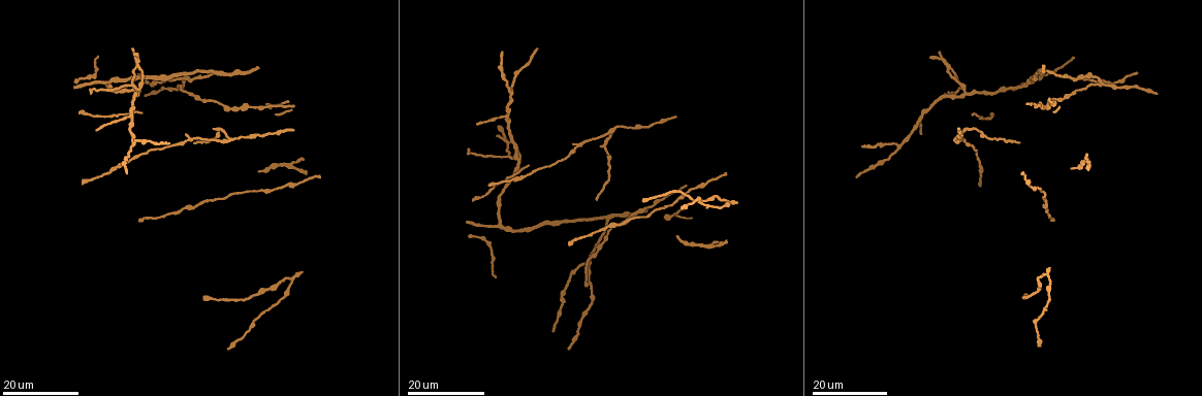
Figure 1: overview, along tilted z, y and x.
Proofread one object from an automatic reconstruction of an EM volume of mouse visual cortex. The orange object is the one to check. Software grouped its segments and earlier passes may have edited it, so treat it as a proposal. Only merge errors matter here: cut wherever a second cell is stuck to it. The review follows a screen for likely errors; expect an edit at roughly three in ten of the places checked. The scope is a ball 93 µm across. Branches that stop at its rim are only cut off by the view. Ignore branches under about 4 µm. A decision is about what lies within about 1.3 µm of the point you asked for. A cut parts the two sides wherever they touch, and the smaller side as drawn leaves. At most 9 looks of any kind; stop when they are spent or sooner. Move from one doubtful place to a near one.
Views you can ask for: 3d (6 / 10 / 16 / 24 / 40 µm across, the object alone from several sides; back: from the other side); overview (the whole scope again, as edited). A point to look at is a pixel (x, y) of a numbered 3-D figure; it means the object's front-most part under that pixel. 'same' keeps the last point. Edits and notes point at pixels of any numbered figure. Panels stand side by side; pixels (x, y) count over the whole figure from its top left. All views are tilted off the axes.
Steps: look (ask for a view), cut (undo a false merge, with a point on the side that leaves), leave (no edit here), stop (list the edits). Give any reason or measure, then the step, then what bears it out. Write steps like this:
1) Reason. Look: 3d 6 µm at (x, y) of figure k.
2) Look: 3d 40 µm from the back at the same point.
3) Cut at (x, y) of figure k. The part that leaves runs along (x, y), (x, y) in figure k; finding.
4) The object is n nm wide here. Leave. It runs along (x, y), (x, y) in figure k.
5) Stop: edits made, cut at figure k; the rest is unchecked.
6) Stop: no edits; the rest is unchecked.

Thin arm on a thick one. Look: 3d 16 µm at (963, 92) of figure 1.

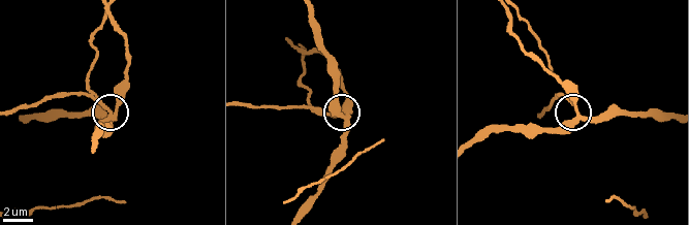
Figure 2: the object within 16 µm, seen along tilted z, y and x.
Zoom in. Look: 3d 10 µm at (110, 117) of figure 2.

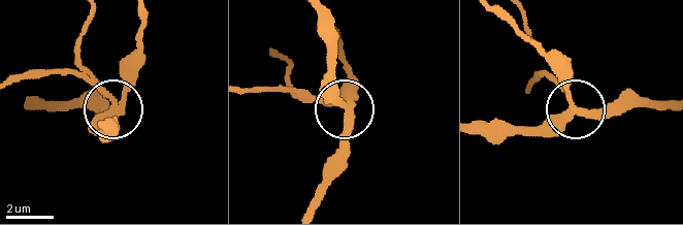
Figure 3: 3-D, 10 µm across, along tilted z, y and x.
From behind. Look: 3d 10 µm from the back at (112, 109) of figure 3.

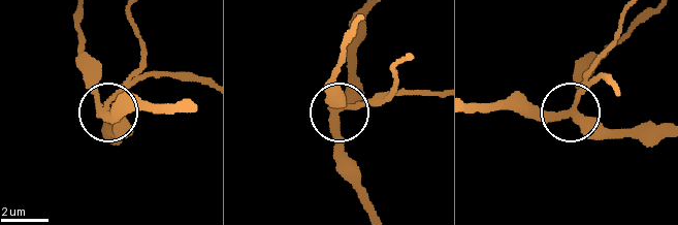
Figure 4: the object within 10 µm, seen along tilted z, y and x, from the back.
The side arm is 16 µm long; 4 arms meet here. Cut at (85, 82) of figure 4. A second cell is stuck on.

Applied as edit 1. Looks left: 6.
Sudden change in width. Look: 3d 16 µm at (279, 164) of figure 1.

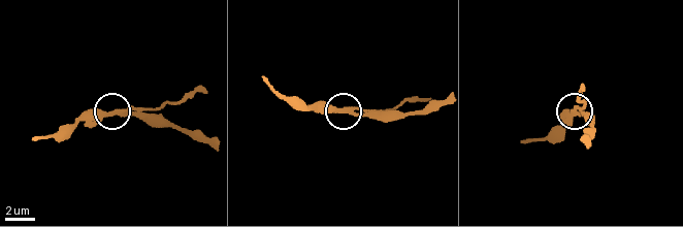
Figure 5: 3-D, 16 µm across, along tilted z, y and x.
Look: 3d 6 µm at (346, 110) of figure 5.

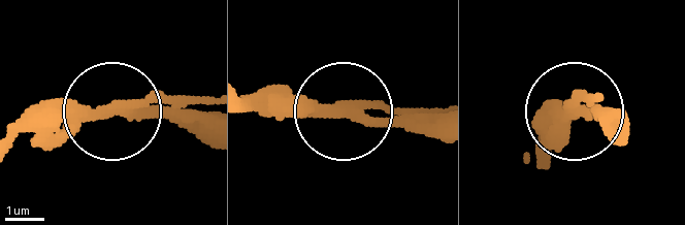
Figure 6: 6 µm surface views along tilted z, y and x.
The object is 290 nm wide here. Cut at (203, 101) of figure 6. The part that leaves runs along (153, 103), (204, 94) in figure 6; a second cell is stuck on.

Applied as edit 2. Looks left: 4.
Look: 3d 16 µm at (670, 217) of figure 1.

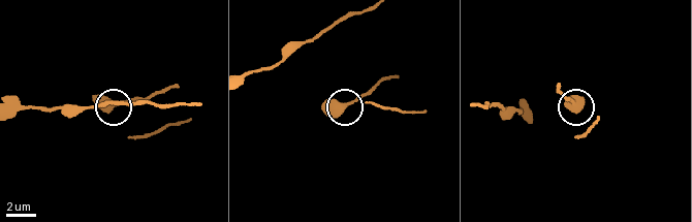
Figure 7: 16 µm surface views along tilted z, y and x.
Look: 3d 10 µm at (337, 110) of figure 7.

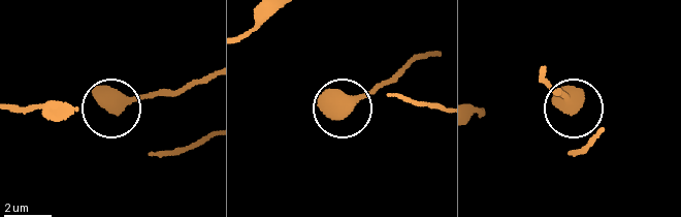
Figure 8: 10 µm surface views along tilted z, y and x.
Look: 3d 10 µm from the back at (344, 106) of figure 8.

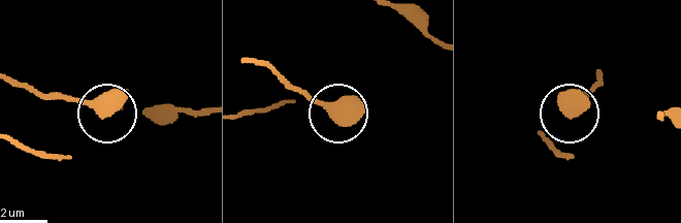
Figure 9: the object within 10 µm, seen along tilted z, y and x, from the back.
Leave. All the same cell.

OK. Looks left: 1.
Stop: edits made, cut at figure 4, cut at figure 6; the rest is unchecked.

